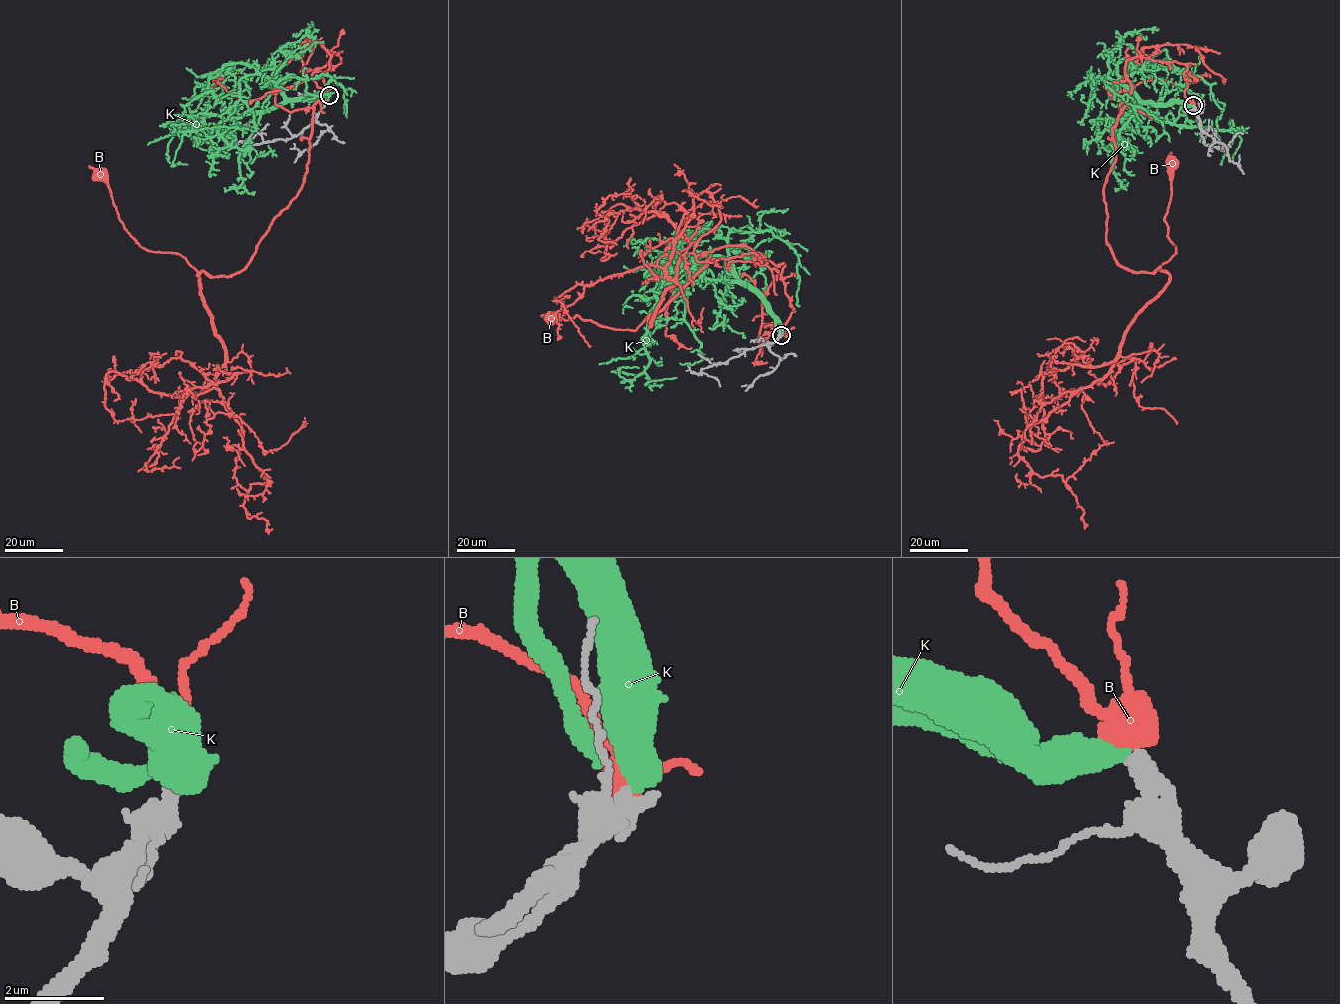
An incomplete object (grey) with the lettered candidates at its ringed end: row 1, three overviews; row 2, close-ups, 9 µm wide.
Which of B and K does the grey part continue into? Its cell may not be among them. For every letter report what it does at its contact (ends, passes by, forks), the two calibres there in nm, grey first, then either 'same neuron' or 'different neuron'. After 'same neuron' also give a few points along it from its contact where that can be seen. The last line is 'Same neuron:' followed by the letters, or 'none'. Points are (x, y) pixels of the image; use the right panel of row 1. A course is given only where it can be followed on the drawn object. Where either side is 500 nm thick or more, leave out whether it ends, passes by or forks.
B: it passes by; calibres 440 and 480 nm; different neuron
K: it ends; calibres 440 and 480 nm; different neuron
Same neuron: none

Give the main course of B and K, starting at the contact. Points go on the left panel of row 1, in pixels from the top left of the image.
B: (328, 95), (312, 74), (338, 52), (328, 51), (301, 188), (249, 263), (228, 276), (140, 245), (98, 175)
K: (329, 96), (289, 100), (233, 119), (208, 115), (203, 126), (177, 131), (168, 145), (168, 160), (187, 164)

